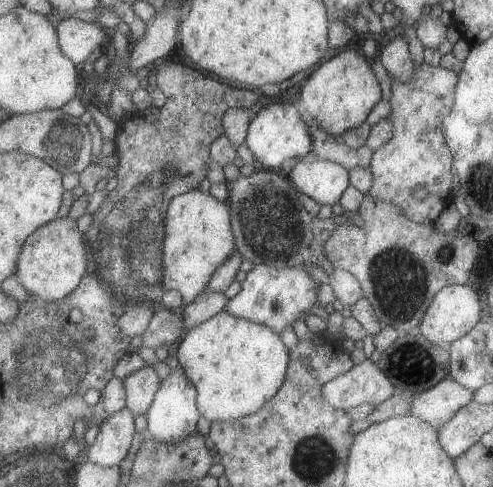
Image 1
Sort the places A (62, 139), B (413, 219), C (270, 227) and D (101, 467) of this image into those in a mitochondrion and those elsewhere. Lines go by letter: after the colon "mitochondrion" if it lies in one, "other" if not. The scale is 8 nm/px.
A: mitochondrion
B: other
C: mitochondrion
D: other

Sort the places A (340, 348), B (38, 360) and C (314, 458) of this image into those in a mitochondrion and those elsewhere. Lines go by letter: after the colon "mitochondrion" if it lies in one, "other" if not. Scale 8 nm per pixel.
A: other
B: mitochondrion
C: mitochondrion

